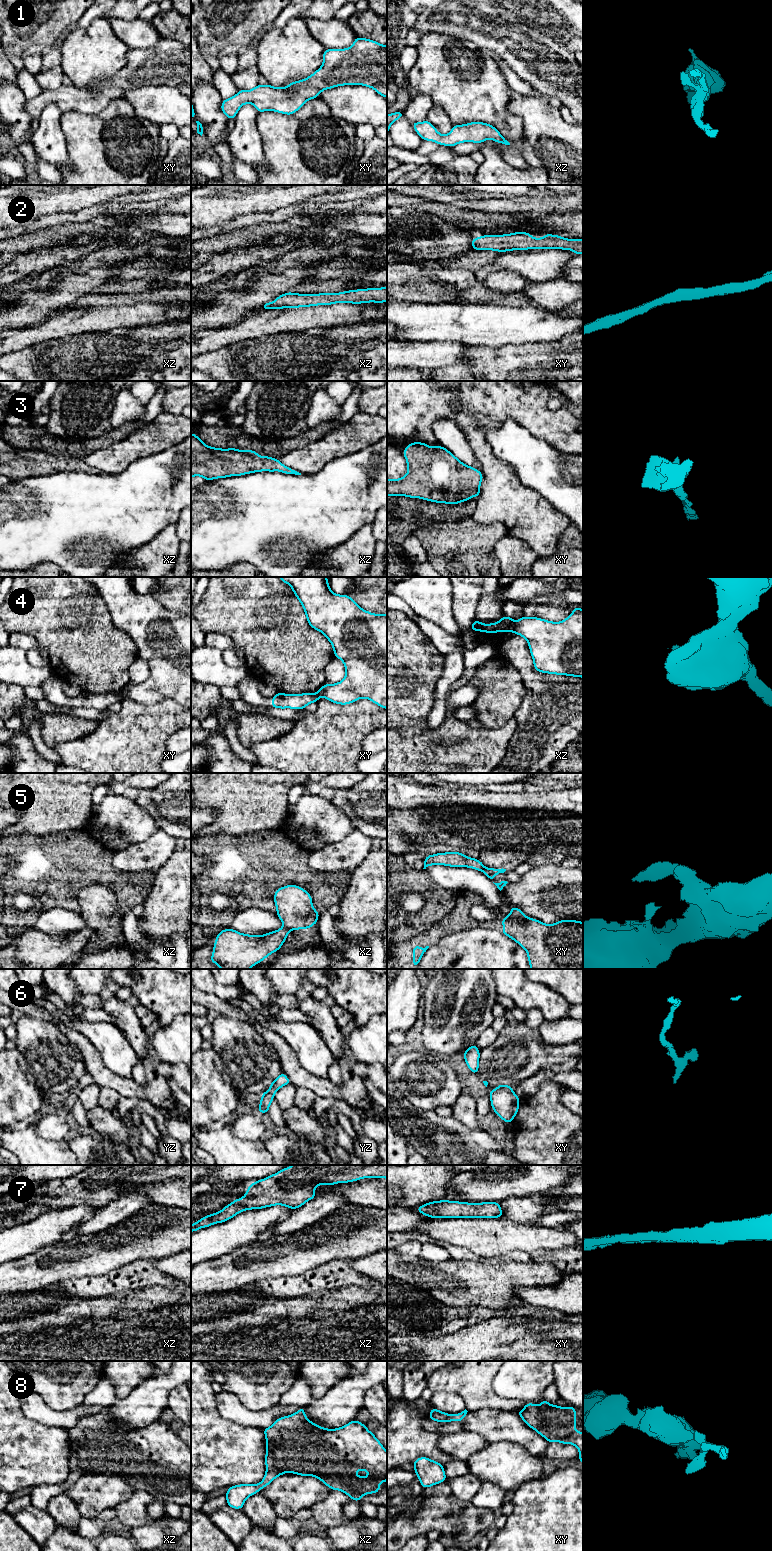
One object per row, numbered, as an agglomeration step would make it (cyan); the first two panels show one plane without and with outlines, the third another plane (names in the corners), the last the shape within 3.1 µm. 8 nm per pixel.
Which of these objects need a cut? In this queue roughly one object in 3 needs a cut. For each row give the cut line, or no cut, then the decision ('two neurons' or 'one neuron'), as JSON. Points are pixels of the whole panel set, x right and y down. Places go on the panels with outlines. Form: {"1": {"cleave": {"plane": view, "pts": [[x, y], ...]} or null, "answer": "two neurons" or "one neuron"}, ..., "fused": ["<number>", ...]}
{"1": {"cleave": null, "answer": "one neuron"}, "2": {"cleave": null, "answer": "one neuron"}, "3": {"cleave": null, "answer": "one neuron"}, "4": {"cleave": {"plane": "xz", "pts": [[515, 621], [513, 631]]}, "answer": "two neurons"}, "5": {"cleave": {"plane": "xz", "pts": [[284, 925], [289, 930]]}, "answer": "two neurons"}, "6": {"cleave": null, "answer": "one neuron"}, "7": {"cleave": null, "answer": "one neuron"}, "8": {"cleave": null, "answer": "one neuron"}, "fused": ["4", "5"]}

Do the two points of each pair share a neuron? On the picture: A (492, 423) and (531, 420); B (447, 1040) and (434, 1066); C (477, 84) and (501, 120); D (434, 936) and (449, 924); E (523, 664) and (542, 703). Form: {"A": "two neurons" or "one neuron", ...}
{"A": "one neuron", "B": "two neurons", "C": "one neuron", "D": "one neuron", "E": "one neuron"}

